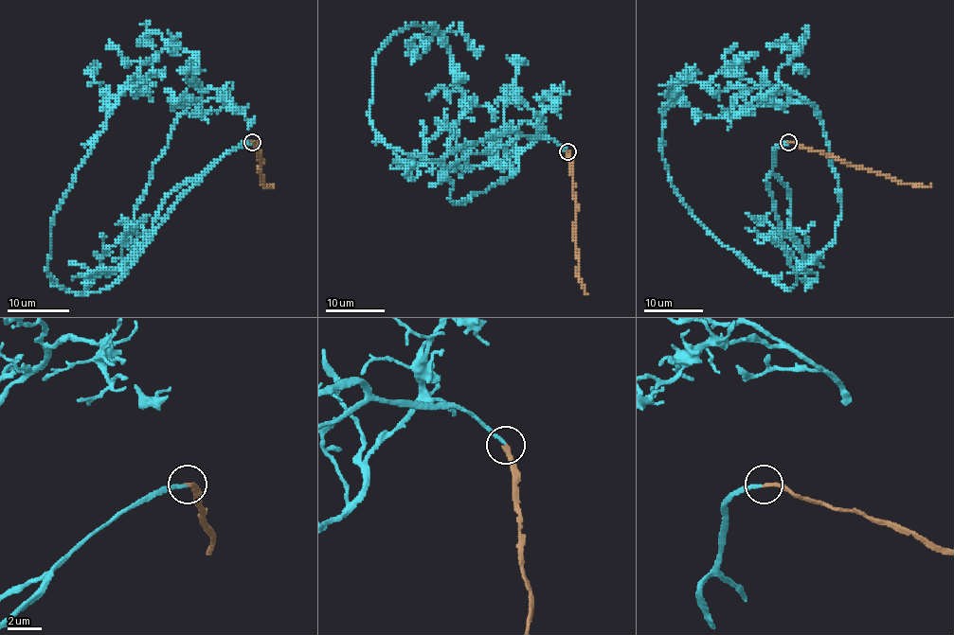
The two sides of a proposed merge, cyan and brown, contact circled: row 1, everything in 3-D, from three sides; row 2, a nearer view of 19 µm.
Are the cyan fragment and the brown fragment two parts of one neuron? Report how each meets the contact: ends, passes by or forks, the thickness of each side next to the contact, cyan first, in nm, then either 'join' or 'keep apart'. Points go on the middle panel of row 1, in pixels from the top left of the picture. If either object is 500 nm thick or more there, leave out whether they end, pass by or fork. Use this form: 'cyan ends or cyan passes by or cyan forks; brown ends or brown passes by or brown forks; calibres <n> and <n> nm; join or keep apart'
cyan ends; brown ends; calibres 170 and 240 nm; join

